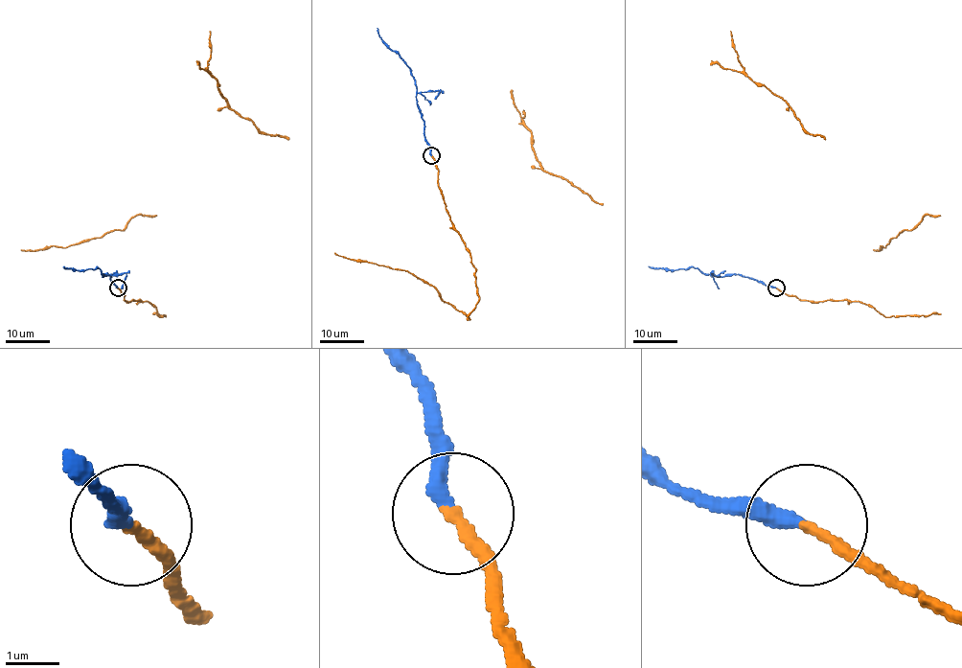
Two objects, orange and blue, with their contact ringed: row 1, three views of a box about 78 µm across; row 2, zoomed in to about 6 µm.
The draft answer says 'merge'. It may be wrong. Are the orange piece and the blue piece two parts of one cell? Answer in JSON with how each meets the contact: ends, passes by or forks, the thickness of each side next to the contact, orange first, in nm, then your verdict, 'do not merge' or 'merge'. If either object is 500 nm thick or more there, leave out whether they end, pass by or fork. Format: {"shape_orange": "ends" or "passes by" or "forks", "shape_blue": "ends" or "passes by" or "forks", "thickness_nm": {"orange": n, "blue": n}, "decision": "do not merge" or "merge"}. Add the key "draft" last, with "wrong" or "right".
{"shape_orange": "ends", "shape_blue": "ends", "thickness_nm": {"orange": 240, "blue": 280}, "decision": "do not merge", "draft": "wrong"}

